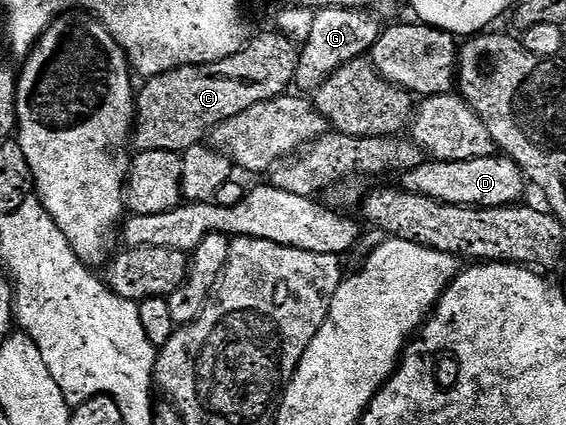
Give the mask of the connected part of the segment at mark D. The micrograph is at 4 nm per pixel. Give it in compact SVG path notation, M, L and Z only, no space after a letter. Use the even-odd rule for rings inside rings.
M495 154L488 158L468 158L467 160L436 160L428 158L423 164L400 176L400 186L405 192L420 194L424 198L436 198L436 202L444 202L452 206L468 206L469 208L509 208L517 205L518 200L528 189L526 175L522 167L505 154Z

